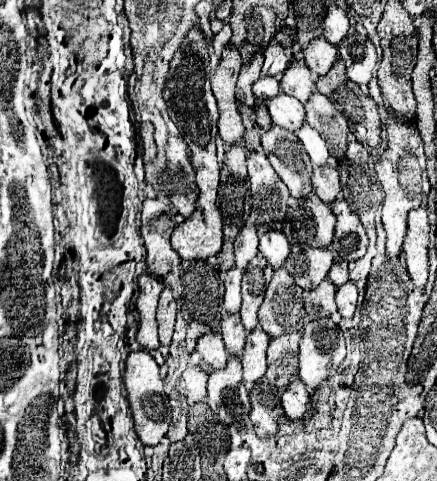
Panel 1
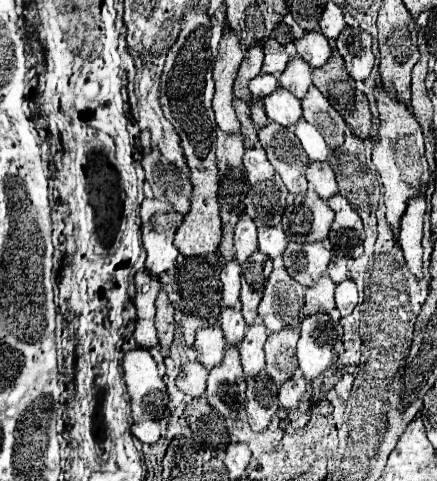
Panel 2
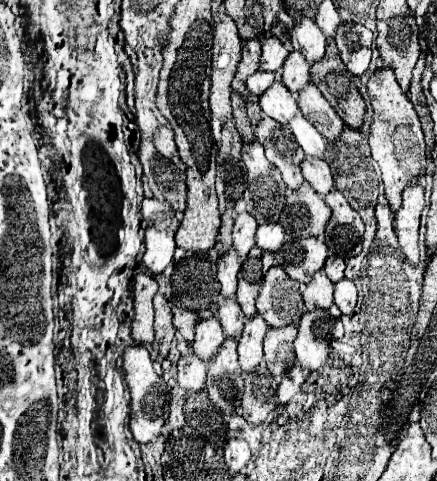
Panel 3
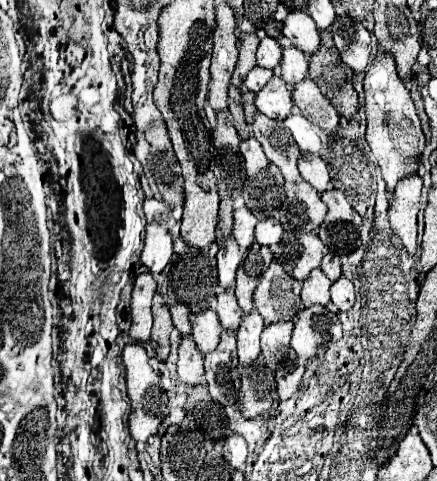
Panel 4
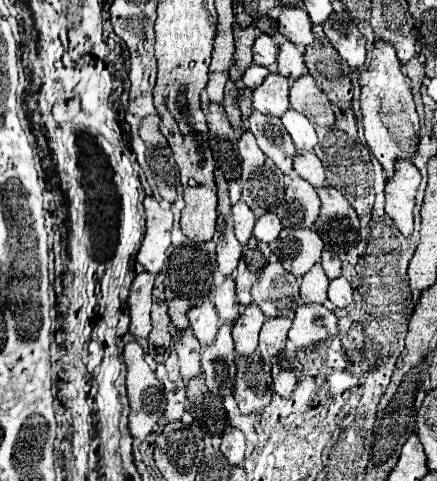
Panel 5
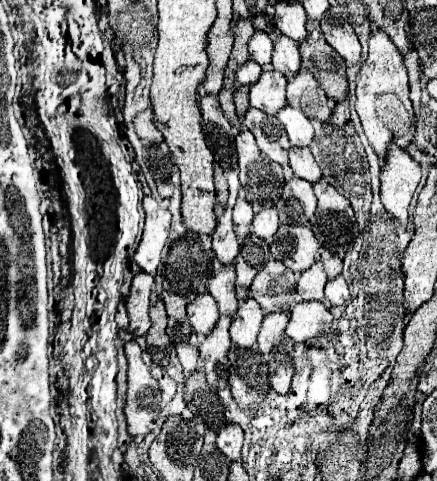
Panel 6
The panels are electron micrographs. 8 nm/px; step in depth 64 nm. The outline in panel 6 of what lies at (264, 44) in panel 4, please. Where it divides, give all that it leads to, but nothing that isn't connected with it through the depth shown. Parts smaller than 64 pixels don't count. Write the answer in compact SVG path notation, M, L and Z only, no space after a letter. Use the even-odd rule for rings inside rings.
M256 32L248 44L248 50L250 50L250 58L254 62L258 62L260 66L266 66L272 62L272 50L274 50L274 44L272 40L268 38L266 32Z

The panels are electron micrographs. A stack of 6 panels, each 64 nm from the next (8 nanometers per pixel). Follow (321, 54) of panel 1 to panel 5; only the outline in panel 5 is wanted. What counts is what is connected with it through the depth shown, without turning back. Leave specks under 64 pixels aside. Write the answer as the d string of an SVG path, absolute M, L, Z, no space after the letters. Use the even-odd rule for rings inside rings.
M284 8L278 16L278 30L286 36L292 44L306 48L314 44L312 20L302 8Z

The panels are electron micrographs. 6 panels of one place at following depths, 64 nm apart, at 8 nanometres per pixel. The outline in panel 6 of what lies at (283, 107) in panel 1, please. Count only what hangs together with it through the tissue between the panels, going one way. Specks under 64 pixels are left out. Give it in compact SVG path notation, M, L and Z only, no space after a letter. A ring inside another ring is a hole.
M264 70L260 80L250 88L250 104L266 114L278 114L286 106L286 78L276 70Z

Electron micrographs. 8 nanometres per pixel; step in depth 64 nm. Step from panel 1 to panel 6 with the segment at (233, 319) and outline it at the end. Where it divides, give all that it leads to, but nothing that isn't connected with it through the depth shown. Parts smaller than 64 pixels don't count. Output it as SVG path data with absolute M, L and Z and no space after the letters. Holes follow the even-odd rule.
M222 266L222 270L216 276L212 276L212 280L210 280L208 292L214 296L222 316L236 314L238 300L236 300L236 292L234 292L234 280L236 280L234 266Z

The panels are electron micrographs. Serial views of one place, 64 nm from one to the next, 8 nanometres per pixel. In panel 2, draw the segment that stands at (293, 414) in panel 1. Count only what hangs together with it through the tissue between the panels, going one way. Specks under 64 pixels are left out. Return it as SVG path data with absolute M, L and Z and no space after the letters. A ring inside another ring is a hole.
M296 372L288 382L282 384L282 388L278 392L280 406L286 410L296 410L304 392L306 392L306 380L304 380L304 376L300 376L300 372Z

